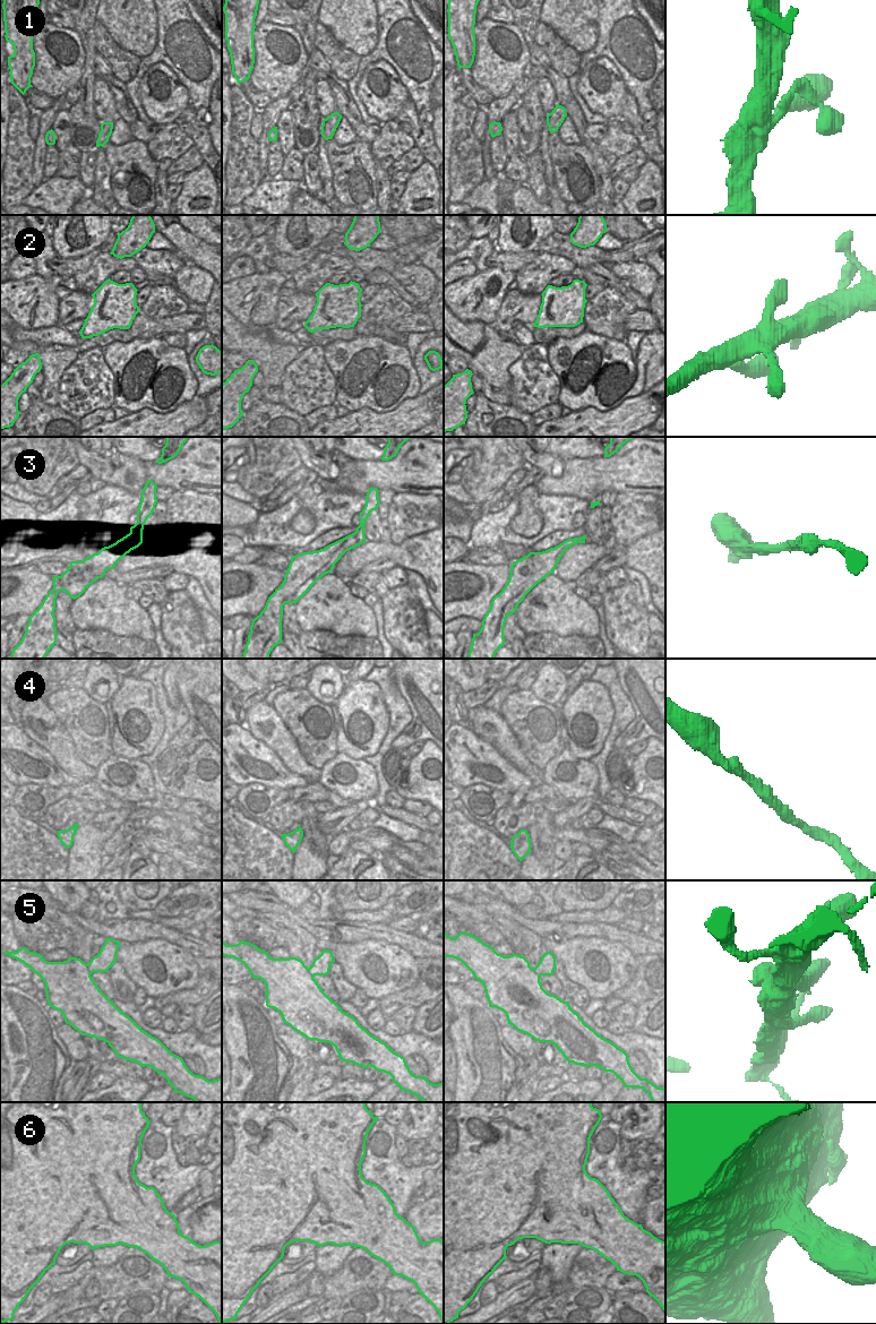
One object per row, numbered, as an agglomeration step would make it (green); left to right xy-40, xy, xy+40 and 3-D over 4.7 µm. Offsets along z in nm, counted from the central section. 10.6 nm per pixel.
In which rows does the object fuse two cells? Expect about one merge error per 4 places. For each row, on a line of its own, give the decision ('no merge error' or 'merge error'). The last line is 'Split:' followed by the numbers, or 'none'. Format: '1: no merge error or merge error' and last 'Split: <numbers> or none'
1: no merge error
2: no merge error
3: no merge error
4: no merge error
5: no merge error
6: no merge error
Split: none

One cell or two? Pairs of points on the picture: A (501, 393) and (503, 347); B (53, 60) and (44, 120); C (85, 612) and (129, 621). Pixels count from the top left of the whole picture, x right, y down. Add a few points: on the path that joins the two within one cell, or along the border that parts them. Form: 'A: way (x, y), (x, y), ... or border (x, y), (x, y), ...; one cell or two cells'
A: way (500, 381), (500, 359); one cell
B: border (62, 97), (54, 100); two cells
C: way (96, 612), (118, 613); one cell

